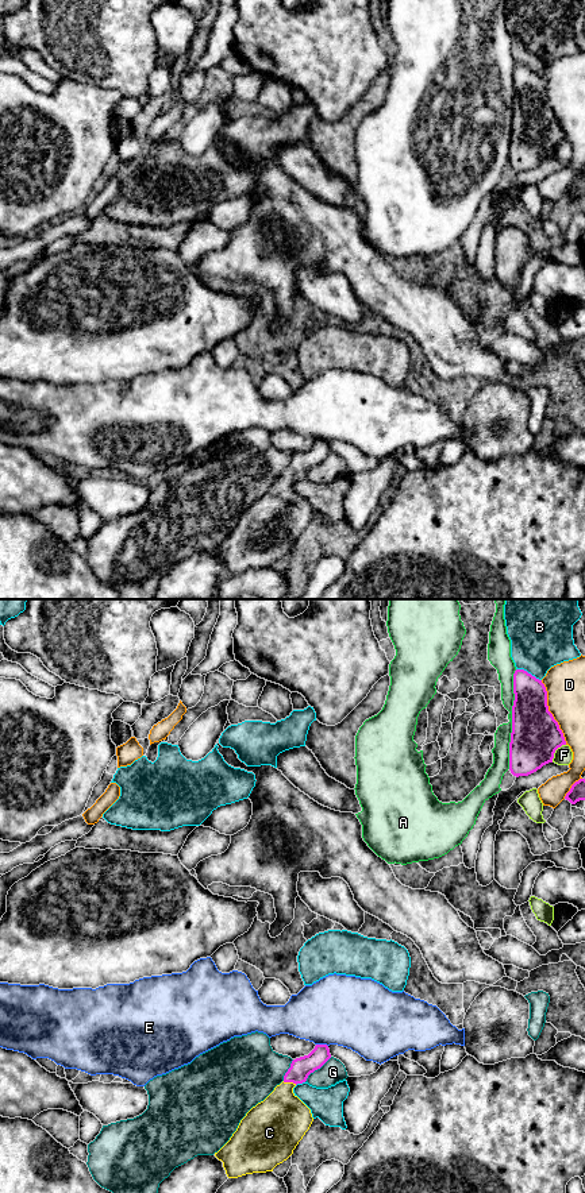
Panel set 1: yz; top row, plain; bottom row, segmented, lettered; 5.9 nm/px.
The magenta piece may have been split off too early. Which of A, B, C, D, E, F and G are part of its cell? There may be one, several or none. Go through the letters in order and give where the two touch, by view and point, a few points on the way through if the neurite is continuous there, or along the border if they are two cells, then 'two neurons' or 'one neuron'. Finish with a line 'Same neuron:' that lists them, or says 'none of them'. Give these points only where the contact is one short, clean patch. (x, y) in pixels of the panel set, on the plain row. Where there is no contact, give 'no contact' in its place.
A: meets magenta in yz at (512, 115); two neurons
B: meets magenta in yz at (527, 68); two neurons
C: meets magenta in yz at (289, 477); runs through yz (300, 463), (289, 477), (283, 489), (280, 517); one neuron
D: meets magenta in yz at (550, 108); two neurons
E: meets magenta in yz at (322, 440); two neurons
F: meets magenta in yz at (554, 147); two neurons
G: meets magenta in yz at (316, 464); border along yz (331, 452), (304, 477); two neurons
Same neuron: C

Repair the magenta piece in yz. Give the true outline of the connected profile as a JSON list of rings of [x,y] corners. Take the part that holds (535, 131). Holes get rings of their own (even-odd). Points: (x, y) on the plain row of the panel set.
[[[516,65],[513,89],[509,166],[519,173],[553,158],[555,146],[566,140],[566,136],[549,107],[547,86],[542,76],[524,65]]]

